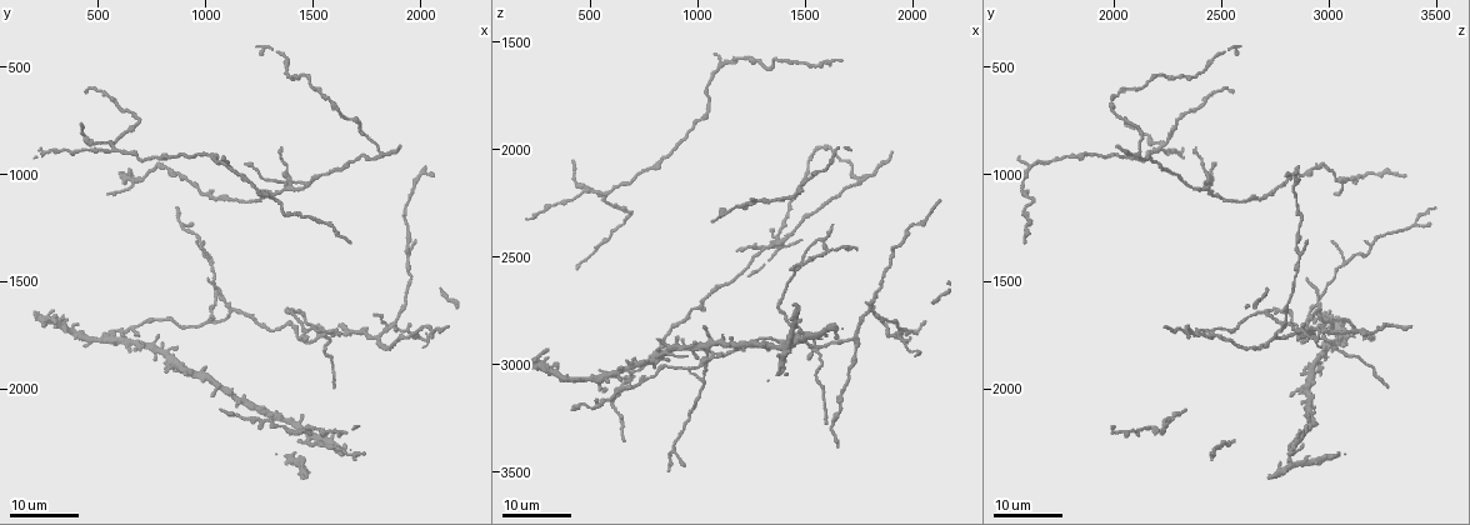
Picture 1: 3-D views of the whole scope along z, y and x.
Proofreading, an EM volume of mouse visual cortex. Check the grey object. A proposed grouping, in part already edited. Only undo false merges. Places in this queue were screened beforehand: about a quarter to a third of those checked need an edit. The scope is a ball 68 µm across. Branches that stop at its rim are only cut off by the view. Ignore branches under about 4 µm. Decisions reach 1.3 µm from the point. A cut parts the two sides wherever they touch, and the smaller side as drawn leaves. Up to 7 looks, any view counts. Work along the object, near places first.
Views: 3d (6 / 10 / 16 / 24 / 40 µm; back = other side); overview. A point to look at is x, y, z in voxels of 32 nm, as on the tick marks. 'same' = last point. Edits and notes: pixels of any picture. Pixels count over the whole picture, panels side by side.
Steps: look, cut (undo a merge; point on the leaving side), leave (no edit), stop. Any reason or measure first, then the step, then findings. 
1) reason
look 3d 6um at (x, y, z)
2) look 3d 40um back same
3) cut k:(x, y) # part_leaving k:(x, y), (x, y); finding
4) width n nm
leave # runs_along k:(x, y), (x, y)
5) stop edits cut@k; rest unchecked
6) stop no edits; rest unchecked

a fork
look 3d 16um at (1730, 1730, 2870)

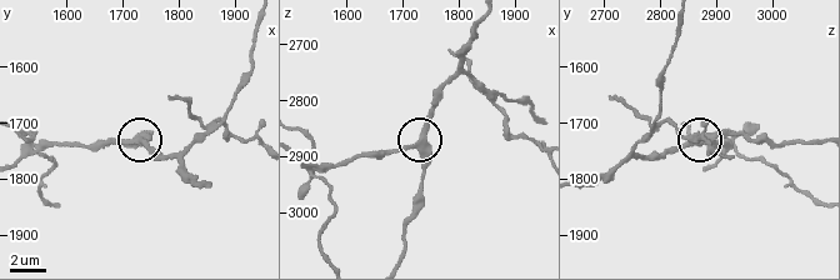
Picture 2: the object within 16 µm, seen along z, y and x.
closer look
look 3d 10um at (1735, 1735, 2865)

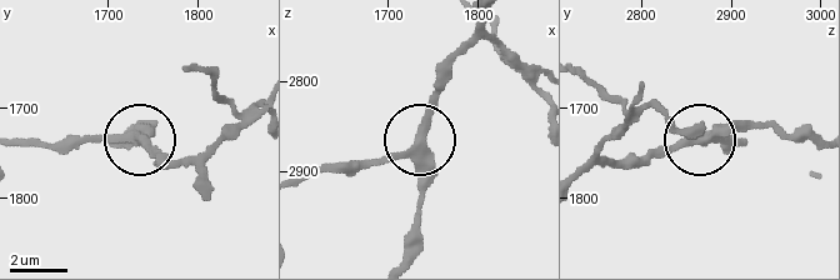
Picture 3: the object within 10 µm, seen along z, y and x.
leave # runs_along 3:(303, 181), (324, 169), (359, 169), (414, 145), (416, 239); all the same neuron

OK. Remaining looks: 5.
three arms meet
look 3d 16um at (1880, 1690, 2810)

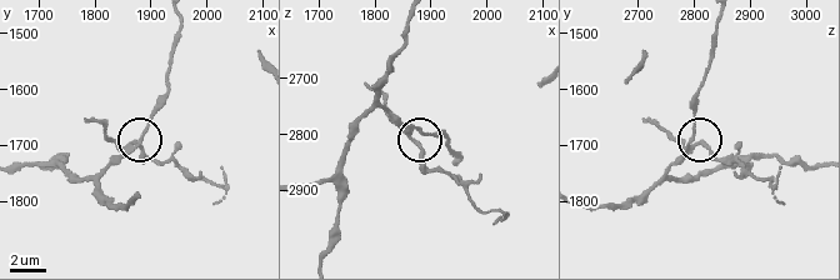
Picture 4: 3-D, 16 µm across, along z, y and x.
zoom in
look 3d 6um at (1875, 1695, 2815)

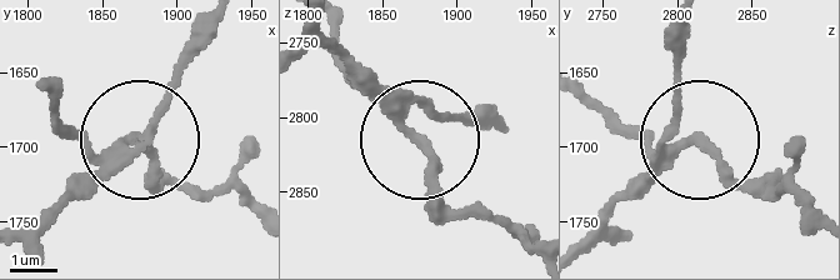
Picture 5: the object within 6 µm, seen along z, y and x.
from behind
look 3d 6um back at (1876, 1694, 2812)

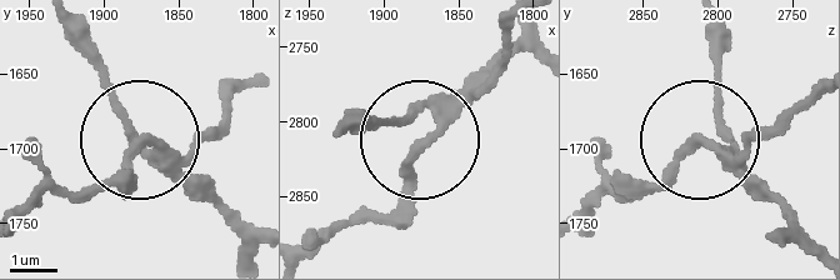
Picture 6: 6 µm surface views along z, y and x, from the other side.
arms 3
leave # runs_along 6:(774, 228), (783, 208), (703, 144), (655, 180), (611, 184); all the same neuron

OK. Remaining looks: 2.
branch point
look 3d 16um at (670, 1040, 3070)

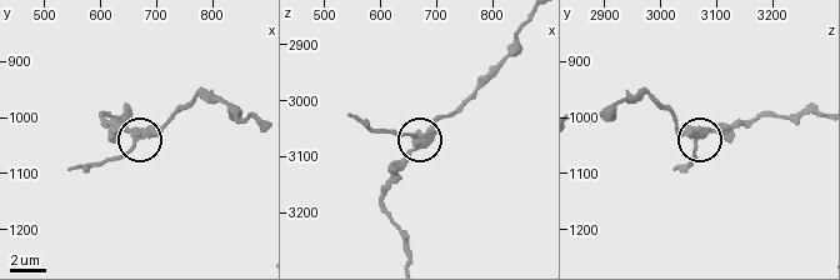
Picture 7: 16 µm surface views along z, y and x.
look 3d 10um at (665, 1035, 3060)

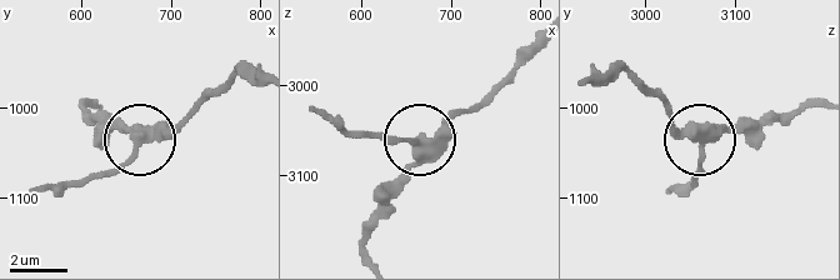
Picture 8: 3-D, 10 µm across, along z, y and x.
width 310 nm
leave # continuous, no second neuron

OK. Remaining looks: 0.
stop no edits; rest unchecked

